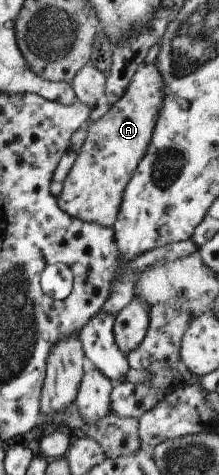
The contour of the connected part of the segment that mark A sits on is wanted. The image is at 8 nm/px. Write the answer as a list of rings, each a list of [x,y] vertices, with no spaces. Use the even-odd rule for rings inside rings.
[[[144,63],[137,68],[126,92],[97,121],[91,123],[87,121],[85,141],[73,167],[64,179],[61,193],[56,197],[57,205],[65,213],[79,219],[79,223],[95,222],[102,226],[113,227],[119,213],[123,190],[136,170],[138,161],[141,161],[146,152],[163,98],[164,81],[159,70],[155,64]]]

